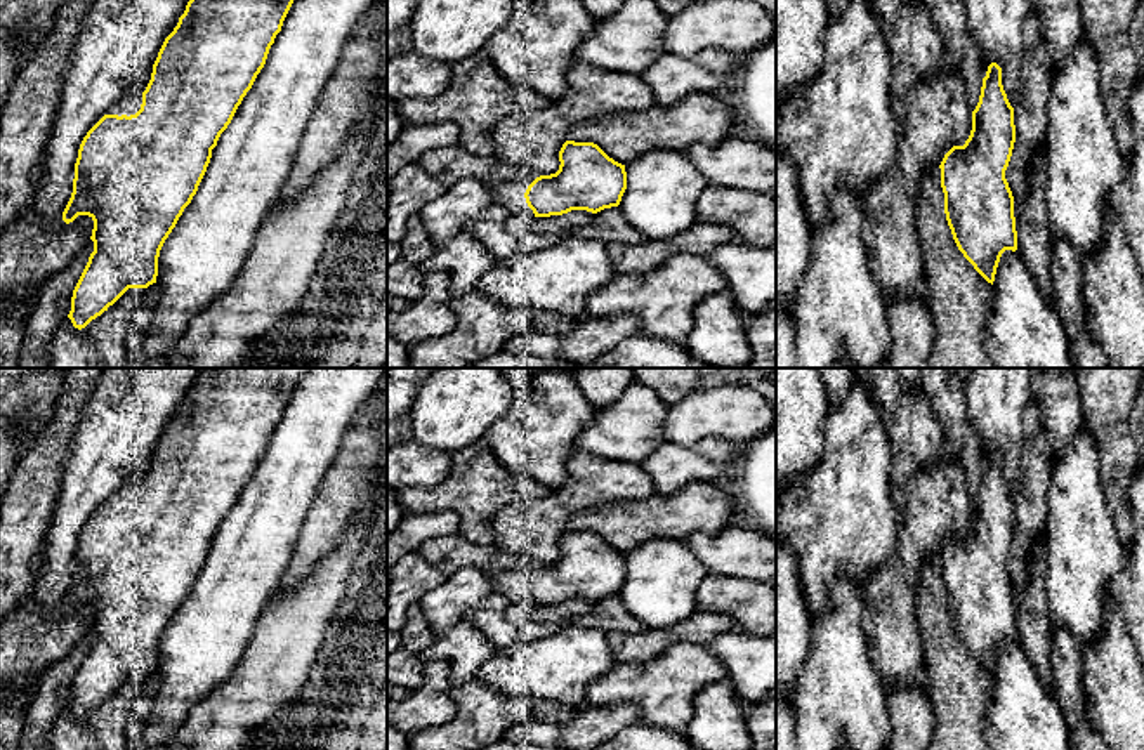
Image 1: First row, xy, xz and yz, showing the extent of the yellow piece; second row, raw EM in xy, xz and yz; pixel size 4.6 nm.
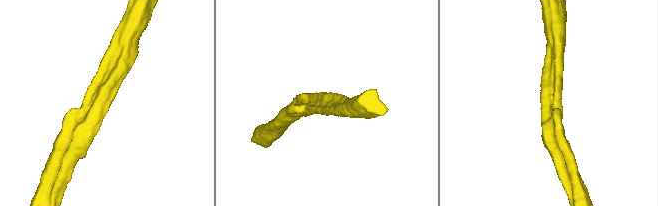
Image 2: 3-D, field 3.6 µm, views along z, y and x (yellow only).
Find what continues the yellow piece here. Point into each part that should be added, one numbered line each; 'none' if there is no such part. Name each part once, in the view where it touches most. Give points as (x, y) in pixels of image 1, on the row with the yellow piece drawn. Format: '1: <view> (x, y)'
1: xy (129, 105)

